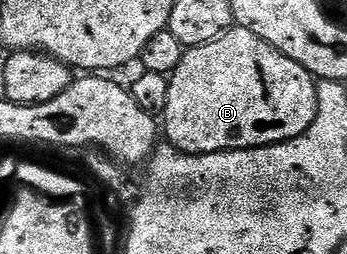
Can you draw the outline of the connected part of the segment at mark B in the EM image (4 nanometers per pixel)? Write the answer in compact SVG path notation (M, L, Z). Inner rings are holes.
M236 25L211 43L184 50L182 61L169 76L169 101L165 101L165 109L161 112L161 127L162 130L163 127L167 130L166 142L186 155L208 155L218 151L247 151L251 147L268 147L274 143L284 143L293 137L301 137L301 133L305 133L305 129L309 129L309 125L313 125L313 121L317 117L318 92L319 85L315 76L305 70L300 63L285 57L285 53L281 53L249 29Z

